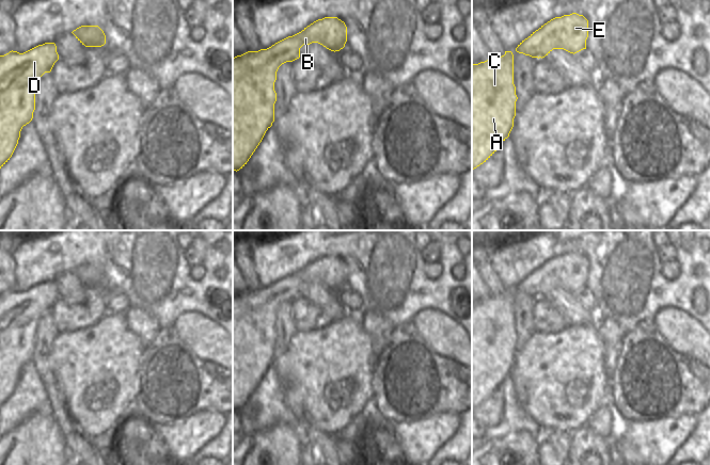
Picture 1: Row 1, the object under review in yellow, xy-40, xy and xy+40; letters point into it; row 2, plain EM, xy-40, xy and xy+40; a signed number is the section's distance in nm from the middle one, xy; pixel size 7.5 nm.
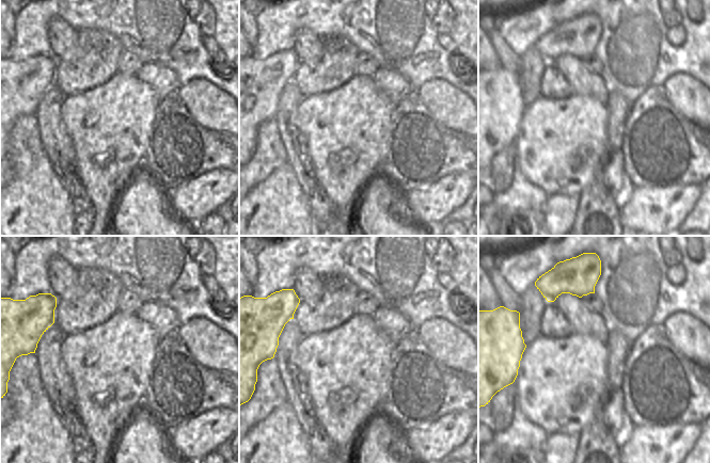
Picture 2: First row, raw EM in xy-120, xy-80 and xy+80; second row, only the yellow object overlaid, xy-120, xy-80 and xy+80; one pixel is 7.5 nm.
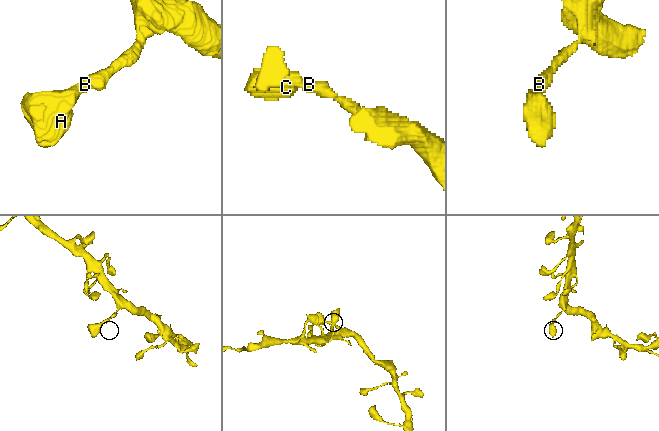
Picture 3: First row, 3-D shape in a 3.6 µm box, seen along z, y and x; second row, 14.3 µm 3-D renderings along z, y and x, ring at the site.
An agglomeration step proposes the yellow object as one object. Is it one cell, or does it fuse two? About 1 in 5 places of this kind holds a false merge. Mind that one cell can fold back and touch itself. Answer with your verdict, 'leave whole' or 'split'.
leave whole

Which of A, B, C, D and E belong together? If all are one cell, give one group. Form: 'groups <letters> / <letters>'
groups A B C D E

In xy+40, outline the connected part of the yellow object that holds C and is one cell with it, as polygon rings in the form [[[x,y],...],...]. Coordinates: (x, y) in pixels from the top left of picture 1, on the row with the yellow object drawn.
[[[505,51],[500,58],[472,64],[472,171],[486,162],[509,137],[517,99],[511,51]]]

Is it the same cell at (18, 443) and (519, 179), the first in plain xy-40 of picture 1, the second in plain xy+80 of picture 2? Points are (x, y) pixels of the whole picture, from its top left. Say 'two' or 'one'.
two

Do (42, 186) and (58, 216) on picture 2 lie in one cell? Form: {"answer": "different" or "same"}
{"answer": "same"}

